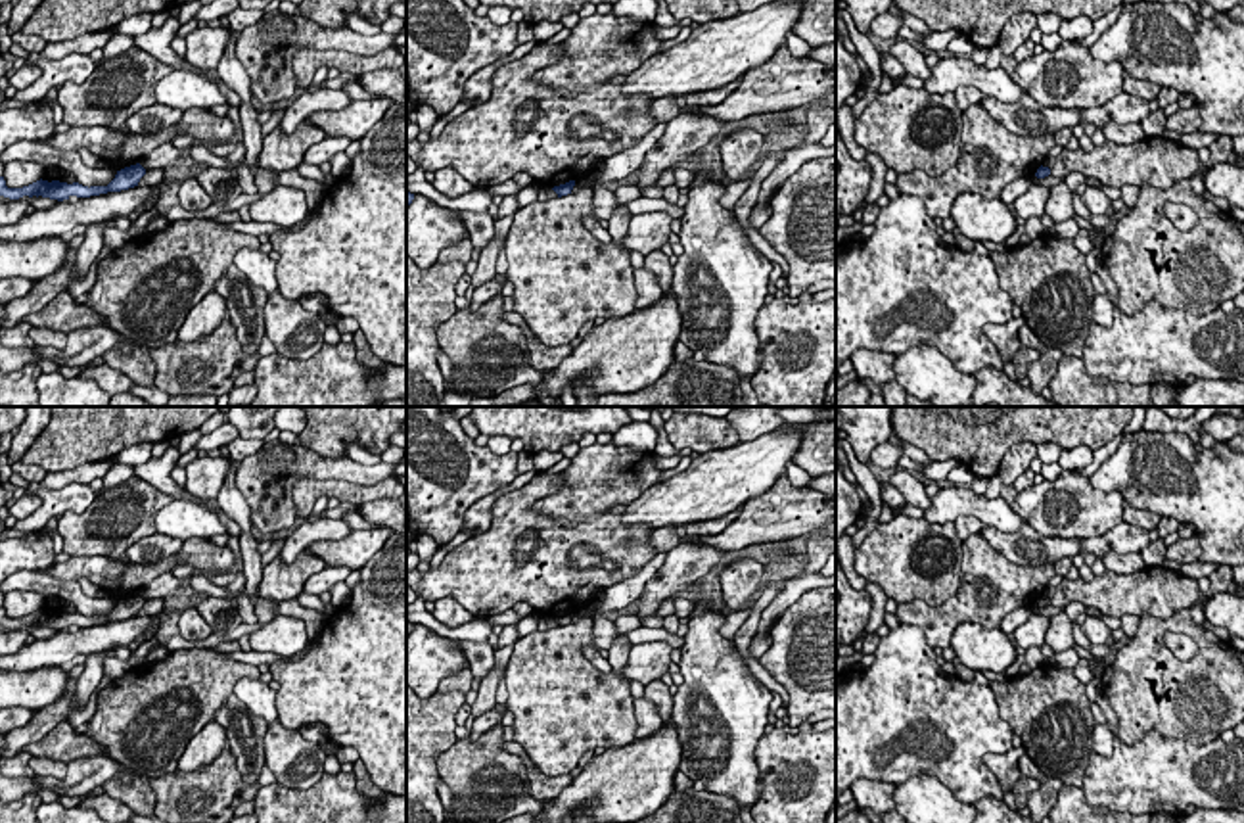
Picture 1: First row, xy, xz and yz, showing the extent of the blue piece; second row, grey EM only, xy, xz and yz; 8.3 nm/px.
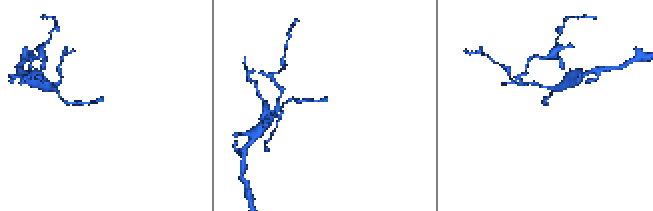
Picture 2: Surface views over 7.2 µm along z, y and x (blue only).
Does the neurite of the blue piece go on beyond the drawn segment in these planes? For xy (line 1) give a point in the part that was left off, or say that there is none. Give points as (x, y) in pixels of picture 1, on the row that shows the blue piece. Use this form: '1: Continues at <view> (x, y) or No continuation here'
1: No continuation here

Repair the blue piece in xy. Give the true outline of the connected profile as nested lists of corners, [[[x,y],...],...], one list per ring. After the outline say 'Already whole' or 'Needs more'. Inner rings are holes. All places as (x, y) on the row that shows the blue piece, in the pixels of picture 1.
[[[136,163],[117,171],[115,178],[107,186],[90,186],[90,188],[79,182],[73,182],[73,184],[59,182],[59,180],[48,182],[42,178],[23,188],[8,188],[4,176],[0,176],[0,196],[10,200],[19,200],[23,196],[29,196],[29,198],[42,196],[58,201],[69,200],[71,196],[90,198],[90,196],[100,196],[107,192],[121,192],[121,190],[134,188],[138,186],[144,175],[146,175],[146,169],[140,163]]]. Already whole

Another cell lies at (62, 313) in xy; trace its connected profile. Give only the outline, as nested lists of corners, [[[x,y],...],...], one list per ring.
[[[69,292],[58,294],[46,307],[23,320],[35,328],[50,328],[63,334],[71,334],[77,328],[107,324],[104,317],[86,305],[77,305]]]

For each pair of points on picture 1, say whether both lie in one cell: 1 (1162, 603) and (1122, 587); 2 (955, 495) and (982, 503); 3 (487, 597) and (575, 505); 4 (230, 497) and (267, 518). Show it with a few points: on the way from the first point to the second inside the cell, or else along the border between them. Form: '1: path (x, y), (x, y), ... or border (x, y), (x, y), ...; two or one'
1: path (1152, 593), (1131, 593); one
2: path (961, 501), (976, 503); one
3: border (531, 505), (556, 518), (587, 520), (608, 513); two
4: border (234, 469), (234, 486), (250, 509), (253, 526); two

